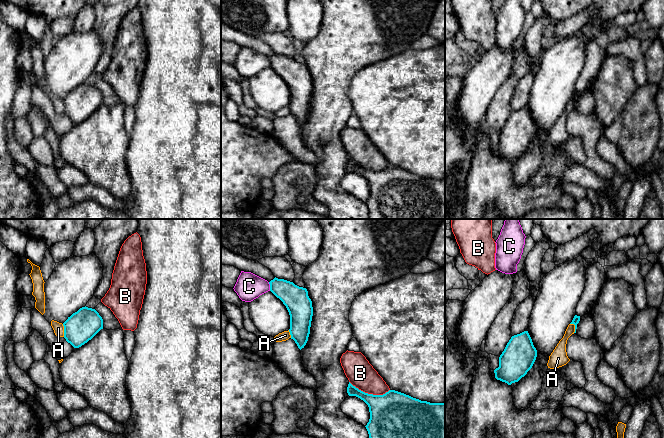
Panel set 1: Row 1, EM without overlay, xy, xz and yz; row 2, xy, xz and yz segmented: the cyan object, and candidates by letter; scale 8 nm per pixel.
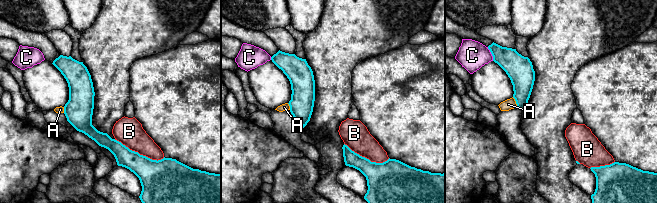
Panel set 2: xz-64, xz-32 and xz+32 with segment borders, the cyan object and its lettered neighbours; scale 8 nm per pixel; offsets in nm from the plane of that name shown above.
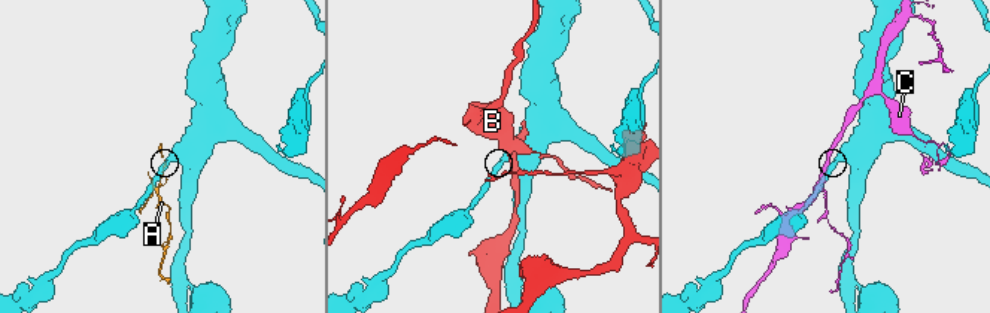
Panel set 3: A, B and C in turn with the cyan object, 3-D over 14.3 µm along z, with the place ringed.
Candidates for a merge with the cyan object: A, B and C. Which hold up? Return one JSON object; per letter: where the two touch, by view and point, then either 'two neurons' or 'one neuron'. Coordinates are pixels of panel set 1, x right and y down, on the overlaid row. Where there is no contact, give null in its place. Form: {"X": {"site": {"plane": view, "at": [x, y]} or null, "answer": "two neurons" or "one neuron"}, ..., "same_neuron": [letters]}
{"A": {"site": {"plane": "xy", "at": [64, 330]}, "answer": "two neurons"}, "B": {"site": {"plane": "xz", "at": [369, 394]}, "answer": "two neurons"}, "C": {"site": {"plane": "xz", "at": [270, 286]}, "answer": "two neurons"}, "same_neuron": []}

